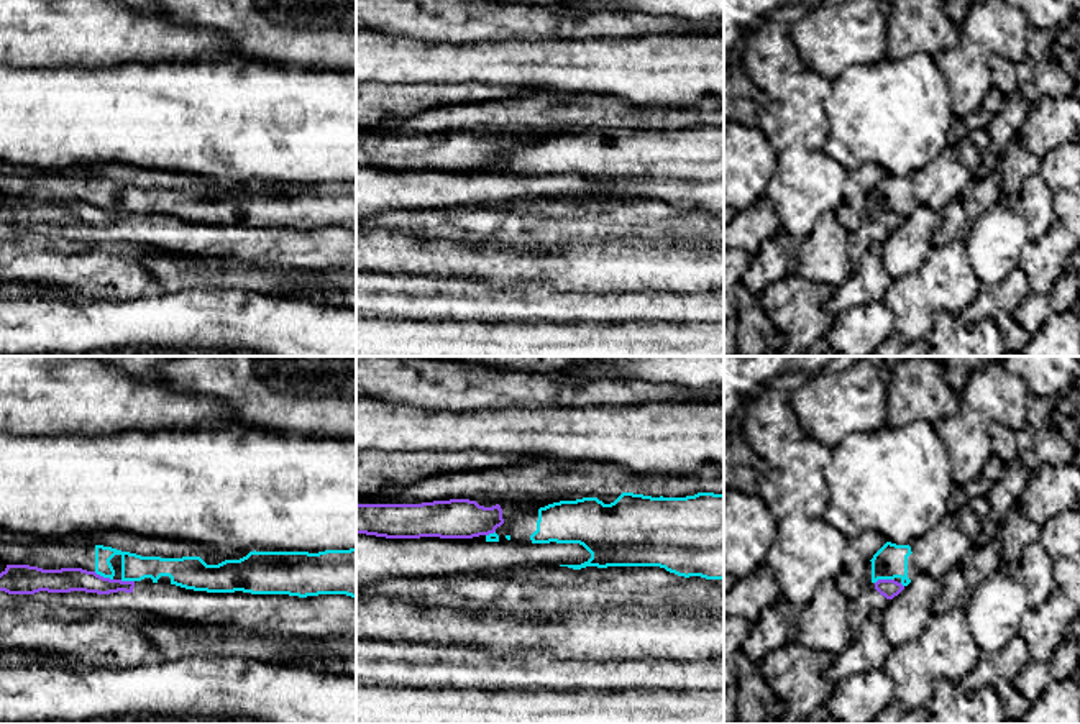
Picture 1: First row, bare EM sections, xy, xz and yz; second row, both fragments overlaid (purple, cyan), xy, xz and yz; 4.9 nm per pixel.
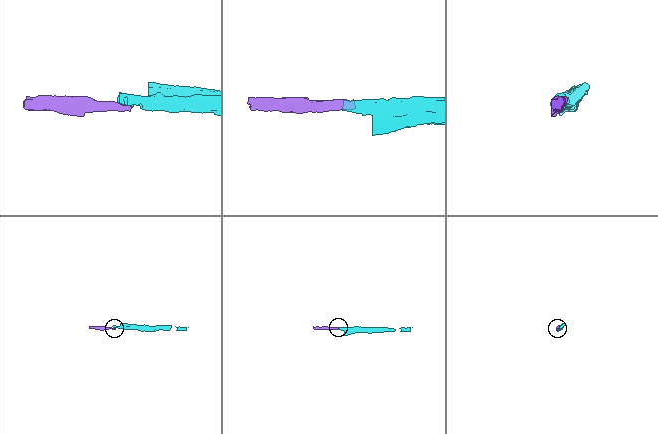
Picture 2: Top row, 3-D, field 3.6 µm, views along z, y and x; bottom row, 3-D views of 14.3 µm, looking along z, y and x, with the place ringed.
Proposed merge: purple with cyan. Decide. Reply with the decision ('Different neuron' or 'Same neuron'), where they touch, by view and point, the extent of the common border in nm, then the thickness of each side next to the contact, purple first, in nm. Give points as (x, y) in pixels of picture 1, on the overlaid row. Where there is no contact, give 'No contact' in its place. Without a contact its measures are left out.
Different neuron. Touches purple at yz (883, 580). Shared border 100 nm. Thickness 90 nm (purple) against 170 nm

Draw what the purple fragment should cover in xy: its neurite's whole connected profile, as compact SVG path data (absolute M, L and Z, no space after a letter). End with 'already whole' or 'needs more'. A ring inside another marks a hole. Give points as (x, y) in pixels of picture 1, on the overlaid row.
M7 565L0 573L0 609L28 601L67 612L138 611L185 624L238 625L246 632L305 640L356 632L356 599L346 594L207 593L171 583L110 580L82 568Z; needs more

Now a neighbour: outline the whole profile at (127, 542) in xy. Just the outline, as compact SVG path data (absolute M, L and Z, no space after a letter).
M118 530L79 534L62 538L62 542L103 545L121 552L136 553L141 557L161 557L161 558L200 557L207 565L218 565L225 560L240 560L248 555L248 552L218 552L204 543L189 542L189 540L140 537L135 534L126 534Z

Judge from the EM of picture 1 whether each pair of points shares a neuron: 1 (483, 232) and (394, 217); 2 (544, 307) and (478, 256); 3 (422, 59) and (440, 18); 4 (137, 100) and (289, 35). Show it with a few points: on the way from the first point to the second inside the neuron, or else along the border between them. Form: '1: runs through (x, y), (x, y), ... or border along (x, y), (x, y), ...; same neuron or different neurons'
1: runs through (462, 225), (416, 224); same neuron
2: border along (491, 284), (537, 286), (555, 291); different neurons
3: border along (391, 33), (427, 41), (468, 43); different neurons
4: border along (237, 54), (247, 59), (276, 63); different neurons

